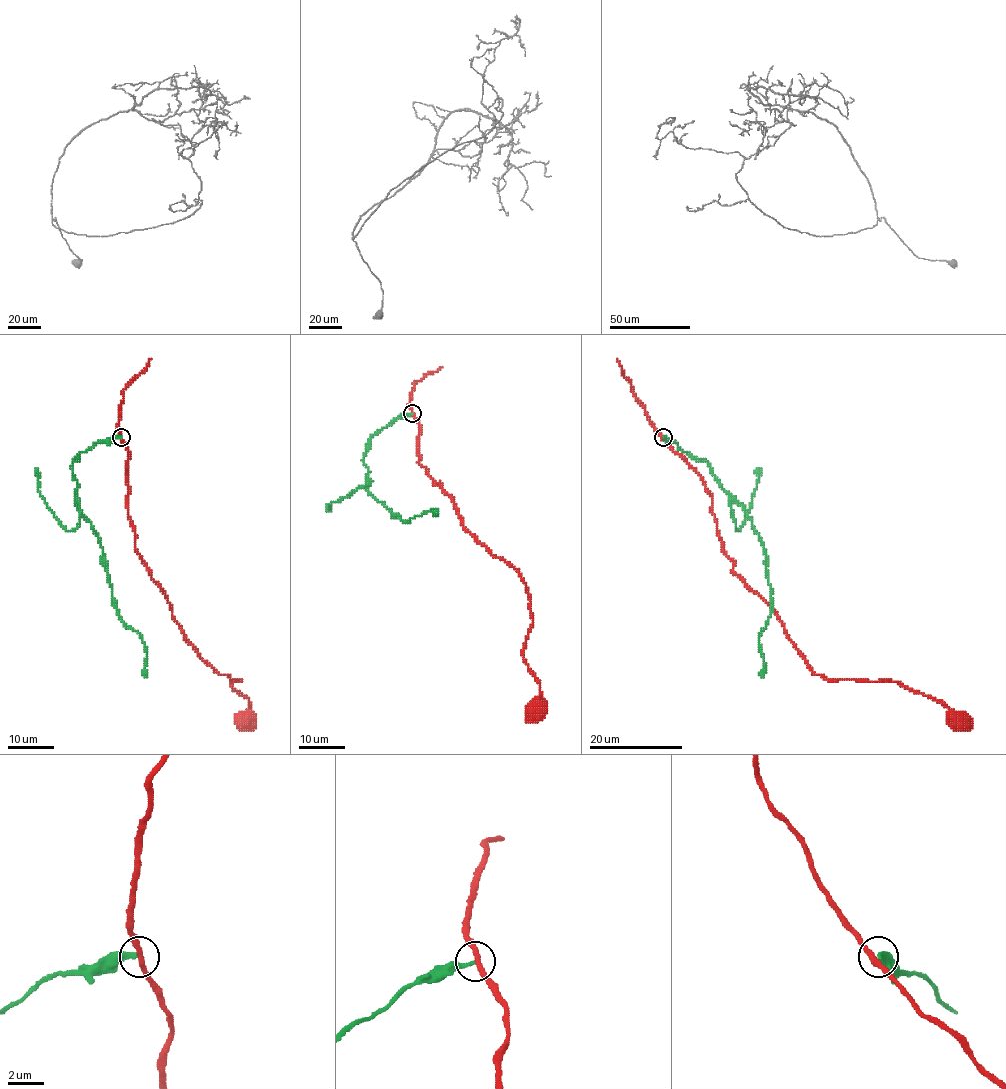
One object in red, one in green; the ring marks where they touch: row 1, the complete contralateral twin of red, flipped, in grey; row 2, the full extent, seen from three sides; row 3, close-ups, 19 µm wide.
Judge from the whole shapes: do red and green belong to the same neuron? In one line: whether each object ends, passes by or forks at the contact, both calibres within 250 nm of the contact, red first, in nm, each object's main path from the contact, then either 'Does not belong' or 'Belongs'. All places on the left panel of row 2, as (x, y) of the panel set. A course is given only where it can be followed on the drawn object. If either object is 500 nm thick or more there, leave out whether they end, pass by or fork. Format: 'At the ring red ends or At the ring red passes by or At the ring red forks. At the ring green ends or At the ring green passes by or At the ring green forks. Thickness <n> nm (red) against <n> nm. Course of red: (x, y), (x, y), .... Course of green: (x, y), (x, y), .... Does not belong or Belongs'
At the ring red passes by. At the ring green ends. Thickness 300 nm (red) against 240 nm. Course of red: (120, 437), (128, 452), (135, 552), (184, 638), (220, 674), (241, 681), (232, 687), (248, 699), (247, 717). Course of green: (120, 437), (79, 453), (72, 463), (76, 506), (103, 554), (112, 604), (146, 651), (147, 677). Does not belong

